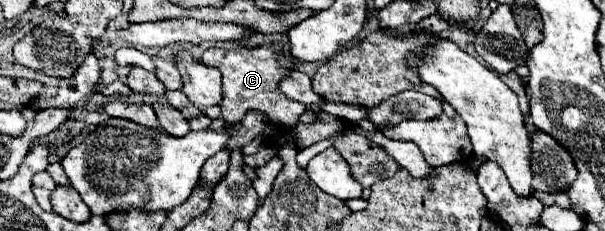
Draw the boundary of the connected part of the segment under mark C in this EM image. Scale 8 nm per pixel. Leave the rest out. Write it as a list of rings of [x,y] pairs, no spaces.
[[[264,43],[258,47],[244,47],[244,45],[234,45],[230,49],[226,47],[210,47],[204,51],[202,61],[206,65],[212,65],[216,69],[220,69],[222,73],[222,117],[226,123],[238,123],[246,111],[256,109],[262,113],[270,113],[268,115],[272,119],[272,123],[278,123],[284,129],[292,129],[300,115],[306,111],[306,107],[302,103],[290,101],[286,99],[280,89],[278,83],[280,79],[284,79],[286,75],[290,75],[290,71],[294,69],[294,65],[286,59],[286,55],[280,51],[278,43]]]

